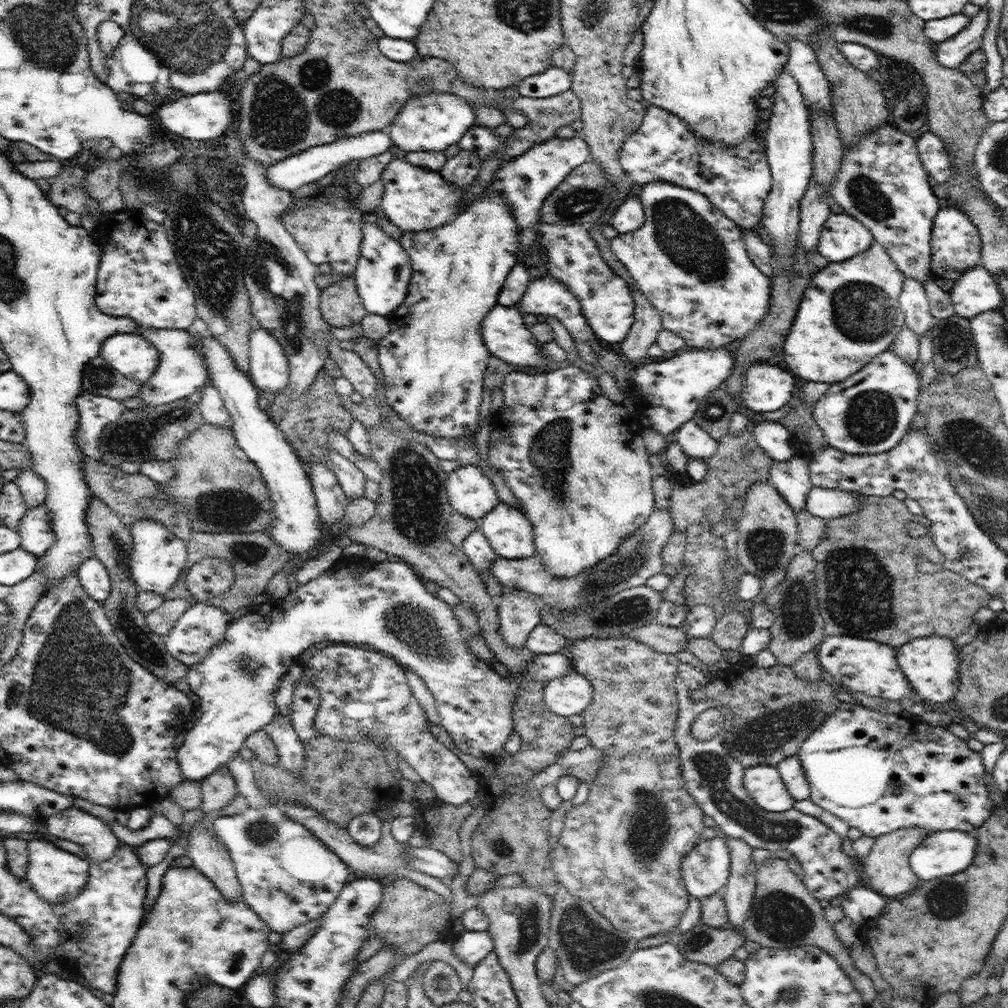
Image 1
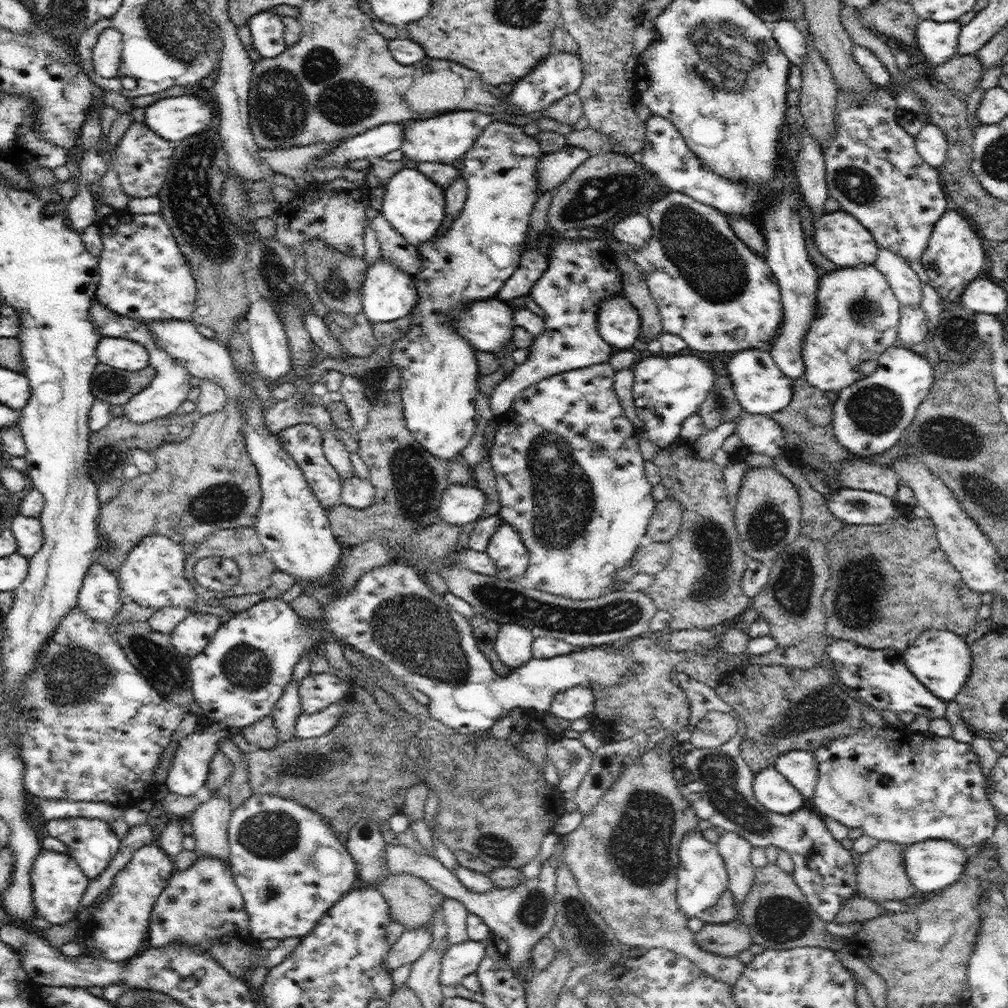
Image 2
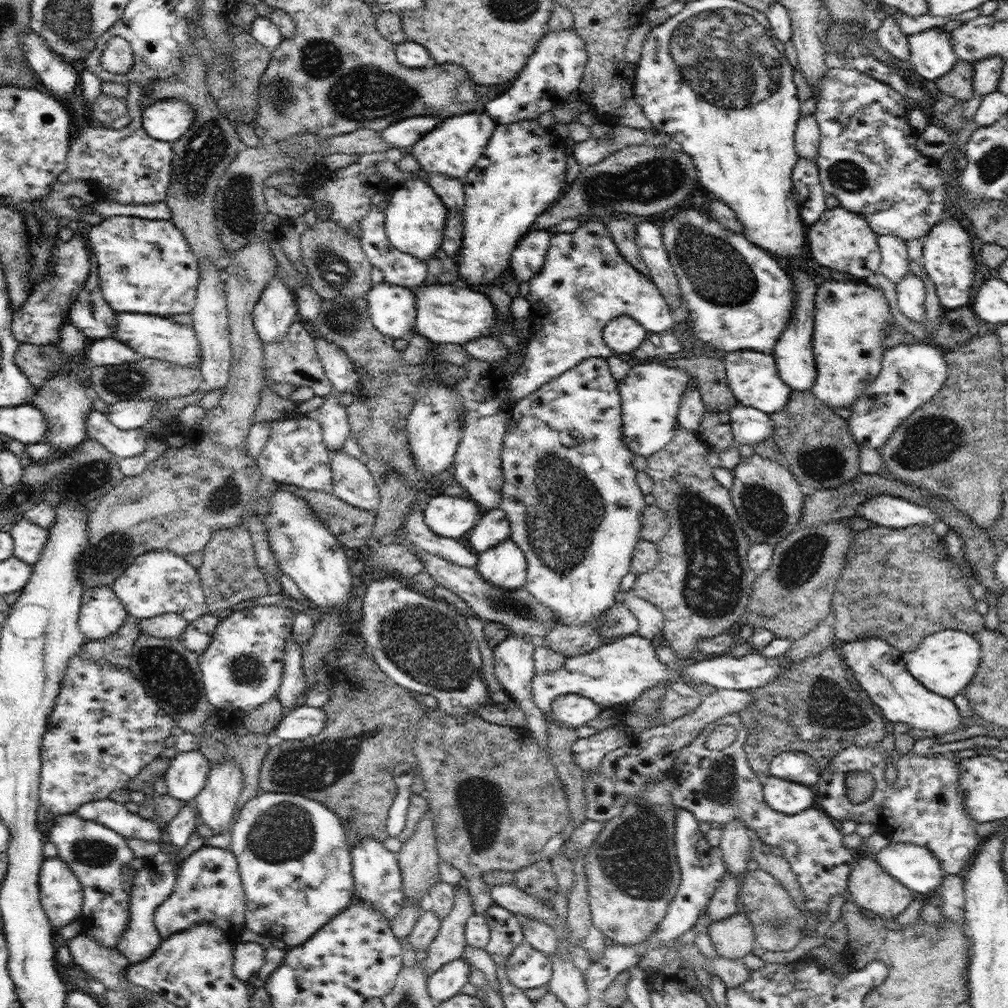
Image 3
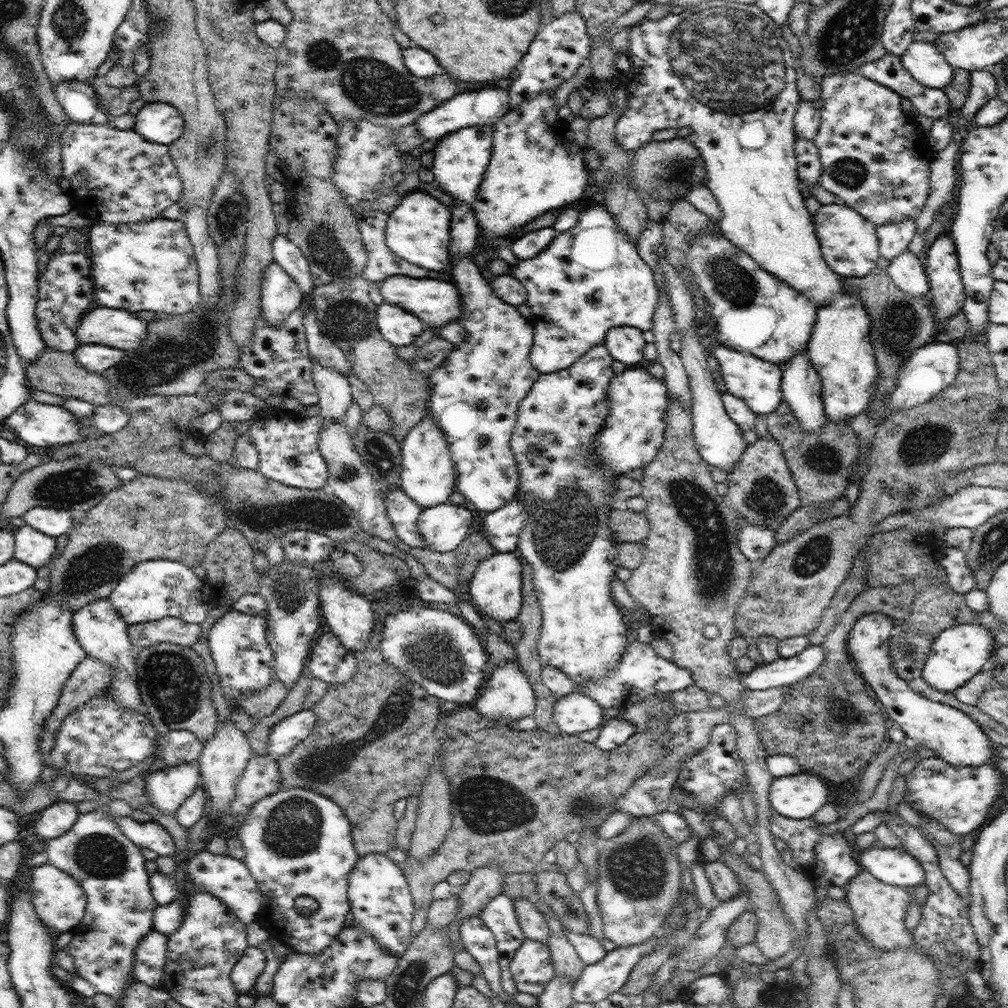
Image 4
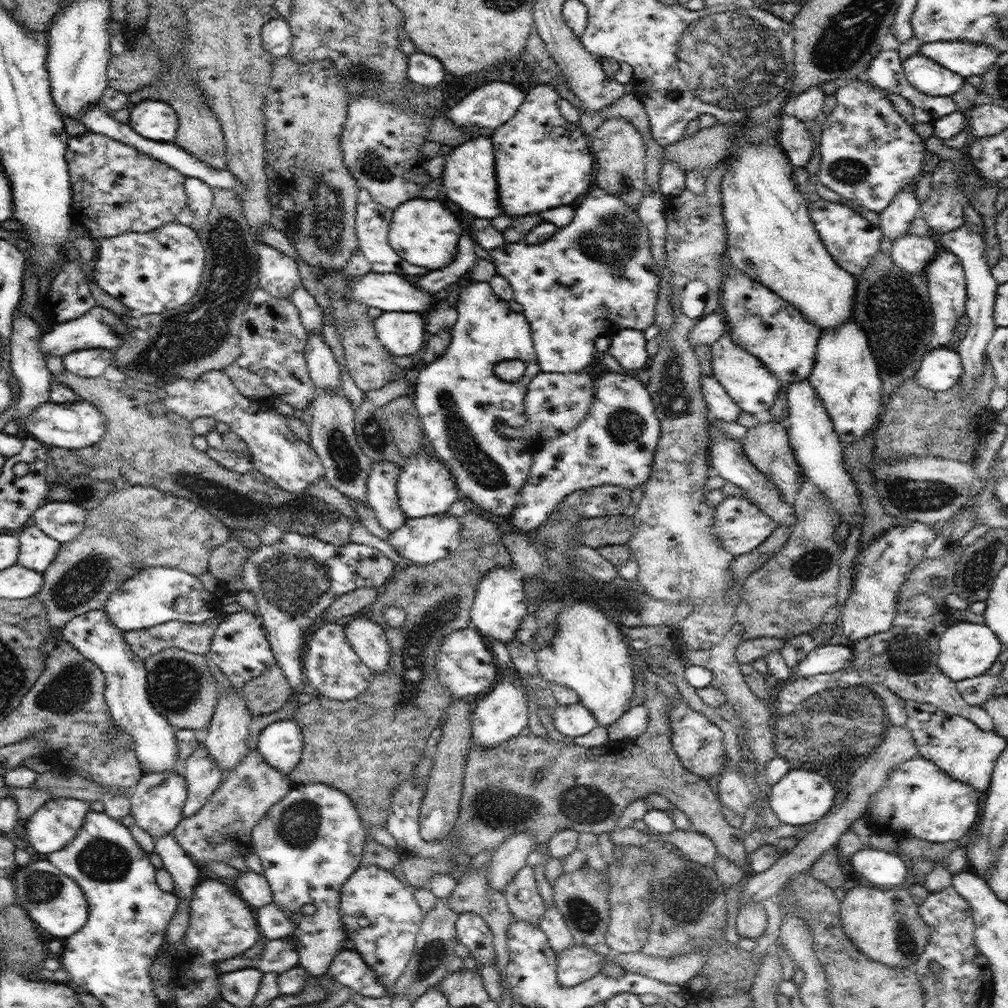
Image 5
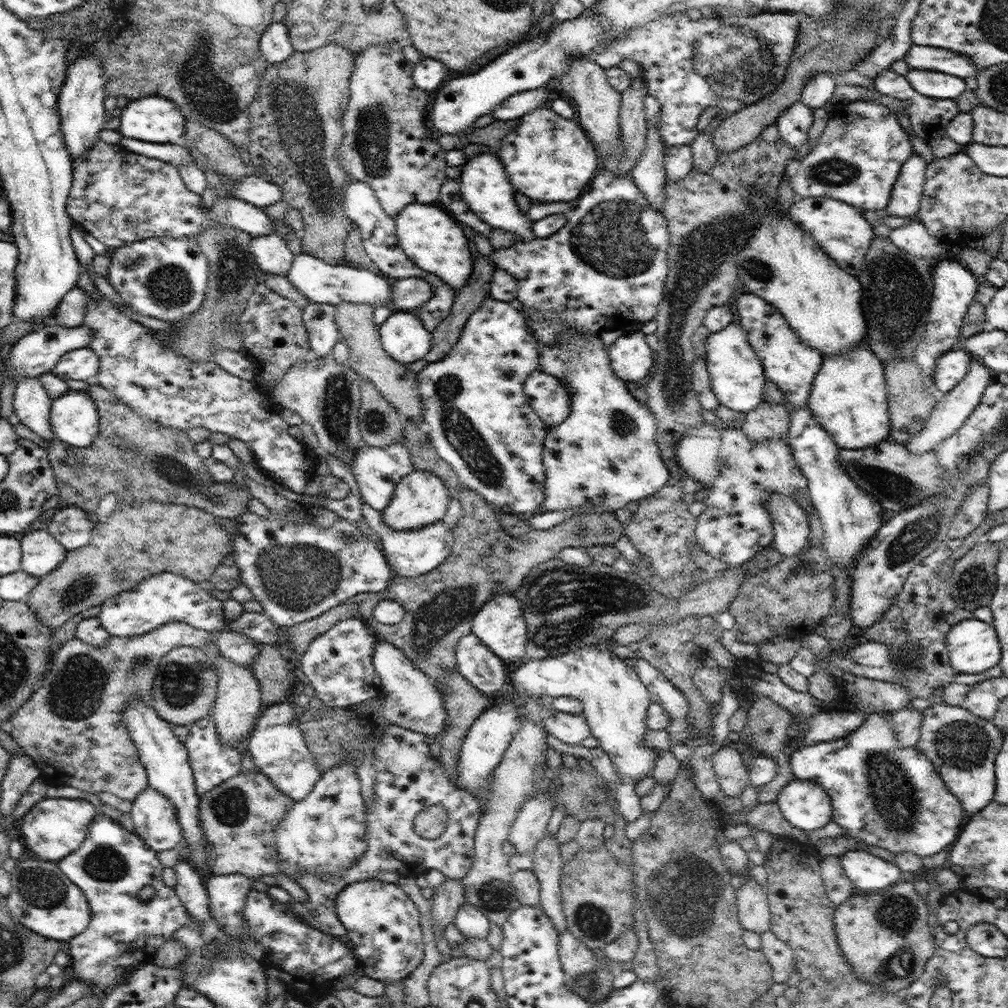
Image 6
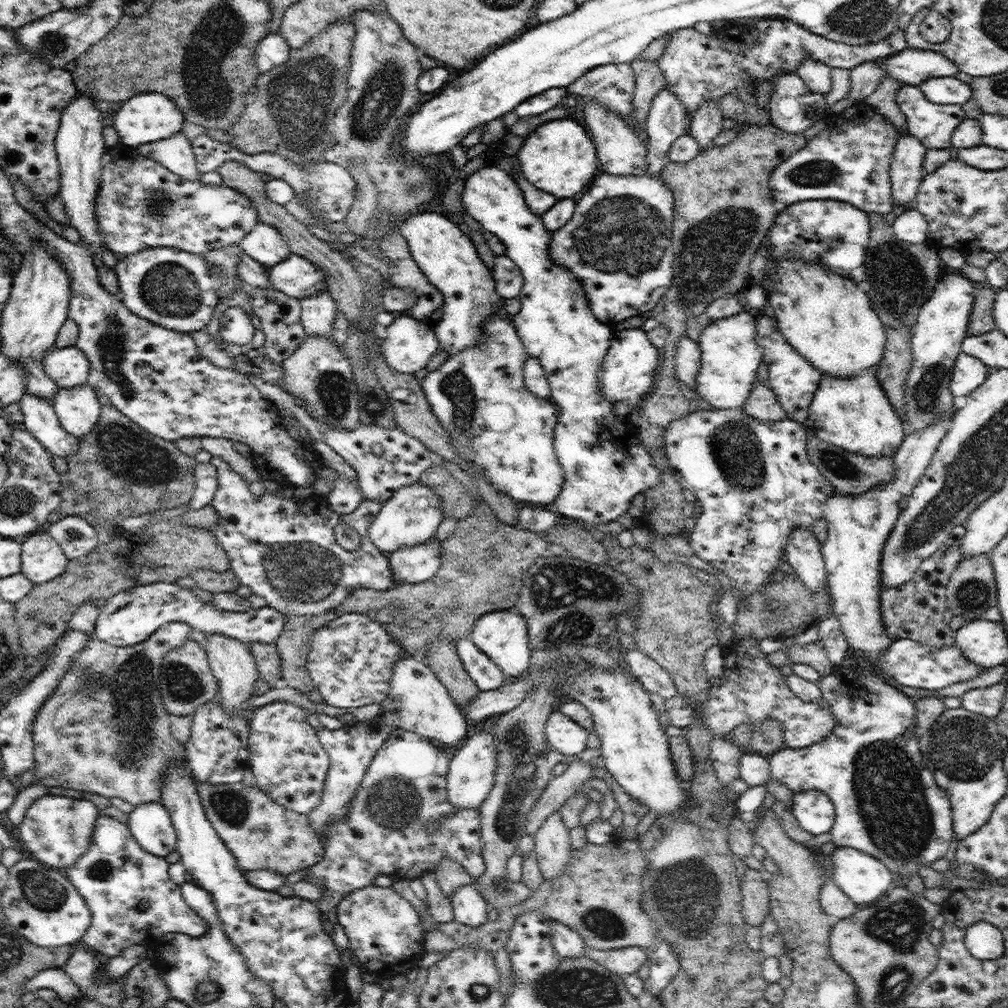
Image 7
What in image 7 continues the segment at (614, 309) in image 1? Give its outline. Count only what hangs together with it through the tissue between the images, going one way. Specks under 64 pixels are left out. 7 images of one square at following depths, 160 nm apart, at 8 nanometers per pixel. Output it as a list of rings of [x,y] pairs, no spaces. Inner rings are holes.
[[[641,327],[613,332],[600,373],[601,395],[608,402],[616,404],[623,400],[633,408],[638,407],[643,397],[651,391],[661,364],[661,350],[650,342],[646,333]]]

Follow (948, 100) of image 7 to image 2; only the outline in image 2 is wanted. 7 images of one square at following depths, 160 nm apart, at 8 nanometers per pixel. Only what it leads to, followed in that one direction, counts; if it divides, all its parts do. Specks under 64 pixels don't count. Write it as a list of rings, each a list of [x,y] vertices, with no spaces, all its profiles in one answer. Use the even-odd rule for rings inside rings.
[[[958,19],[950,22],[920,20],[915,30],[917,48],[928,62],[942,64],[957,53],[961,28]]]

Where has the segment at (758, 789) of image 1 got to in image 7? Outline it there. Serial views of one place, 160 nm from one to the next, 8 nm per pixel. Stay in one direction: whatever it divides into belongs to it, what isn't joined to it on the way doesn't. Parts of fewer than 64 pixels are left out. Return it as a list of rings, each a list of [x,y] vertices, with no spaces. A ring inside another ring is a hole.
[[[820,790],[794,792],[792,810],[801,828],[813,835],[828,833],[835,823],[834,803]]]

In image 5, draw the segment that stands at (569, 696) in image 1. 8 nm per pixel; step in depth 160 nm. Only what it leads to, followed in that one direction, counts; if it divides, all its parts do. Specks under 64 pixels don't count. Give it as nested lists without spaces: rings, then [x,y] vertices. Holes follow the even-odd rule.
[[[582,702],[568,706],[558,704],[552,712],[552,719],[560,733],[572,738],[588,734],[598,726],[596,718]]]

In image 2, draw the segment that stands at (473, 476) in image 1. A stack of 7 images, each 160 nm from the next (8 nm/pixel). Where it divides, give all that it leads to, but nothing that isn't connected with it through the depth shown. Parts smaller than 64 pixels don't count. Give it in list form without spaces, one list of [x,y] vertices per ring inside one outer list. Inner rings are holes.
[[[475,482],[466,486],[465,484],[449,484],[442,493],[441,503],[439,504],[439,519],[446,524],[464,526],[468,522],[475,521],[486,506],[486,497],[478,489]]]

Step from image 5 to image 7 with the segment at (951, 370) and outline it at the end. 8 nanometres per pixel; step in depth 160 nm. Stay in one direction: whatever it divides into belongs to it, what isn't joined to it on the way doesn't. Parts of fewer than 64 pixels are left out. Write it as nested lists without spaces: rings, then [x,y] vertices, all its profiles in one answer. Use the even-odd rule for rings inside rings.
[[[965,352],[958,354],[950,379],[950,390],[954,396],[968,396],[988,378],[990,368],[974,356]]]

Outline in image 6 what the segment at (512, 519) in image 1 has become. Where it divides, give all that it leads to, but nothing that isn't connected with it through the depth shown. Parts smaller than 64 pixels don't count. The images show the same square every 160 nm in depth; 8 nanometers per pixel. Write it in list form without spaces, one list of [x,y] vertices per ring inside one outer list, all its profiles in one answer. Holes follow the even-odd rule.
[[[498,591],[498,595],[494,595],[474,616],[471,631],[492,650],[492,653],[507,664],[517,662],[526,656],[527,623],[522,611],[522,605],[520,605],[515,593]]]

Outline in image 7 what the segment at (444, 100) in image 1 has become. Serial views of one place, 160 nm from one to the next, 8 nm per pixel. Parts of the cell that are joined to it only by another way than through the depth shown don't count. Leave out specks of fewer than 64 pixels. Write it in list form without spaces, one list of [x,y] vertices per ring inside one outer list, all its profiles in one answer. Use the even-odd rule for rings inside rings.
[[[484,165],[466,177],[461,201],[467,216],[480,222],[484,232],[494,234],[502,241],[507,257],[519,266],[523,274],[523,287],[518,295],[521,309],[512,316],[511,321],[529,356],[537,358],[543,366],[551,388],[551,398],[558,407],[554,450],[562,465],[565,481],[552,508],[562,520],[582,520],[596,526],[616,520],[624,514],[636,494],[644,493],[660,482],[660,471],[653,465],[652,457],[641,443],[637,425],[632,423],[629,416],[625,418],[615,414],[613,408],[616,404],[608,402],[601,395],[600,373],[614,328],[594,316],[584,289],[571,270],[552,260],[548,245],[553,233],[543,225],[543,218],[530,210],[522,194],[513,176],[495,165]]]

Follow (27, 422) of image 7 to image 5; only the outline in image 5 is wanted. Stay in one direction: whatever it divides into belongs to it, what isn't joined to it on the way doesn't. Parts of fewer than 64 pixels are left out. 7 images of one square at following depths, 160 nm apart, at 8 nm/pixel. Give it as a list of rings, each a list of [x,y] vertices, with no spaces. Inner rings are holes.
[[[17,308],[13,312],[13,329],[11,334],[11,374],[20,383],[20,398],[14,406],[16,417],[27,418],[44,402],[50,400],[53,384],[52,372],[46,367],[46,357],[39,351],[39,342],[43,332],[33,317],[22,315]]]

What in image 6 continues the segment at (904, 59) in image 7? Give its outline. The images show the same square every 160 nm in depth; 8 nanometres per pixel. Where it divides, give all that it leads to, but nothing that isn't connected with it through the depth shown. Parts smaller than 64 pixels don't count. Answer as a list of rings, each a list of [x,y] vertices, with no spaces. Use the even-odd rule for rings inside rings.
[[[913,44],[904,58],[907,62],[906,68],[935,70],[963,79],[968,76],[976,77],[978,74],[977,66],[969,59],[969,56],[938,46]]]

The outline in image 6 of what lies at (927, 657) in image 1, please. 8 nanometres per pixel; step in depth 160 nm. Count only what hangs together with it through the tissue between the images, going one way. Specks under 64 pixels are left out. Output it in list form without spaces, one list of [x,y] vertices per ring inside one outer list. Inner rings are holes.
[[[962,620],[946,635],[948,660],[957,674],[986,672],[1000,663],[1001,646],[992,623]]]

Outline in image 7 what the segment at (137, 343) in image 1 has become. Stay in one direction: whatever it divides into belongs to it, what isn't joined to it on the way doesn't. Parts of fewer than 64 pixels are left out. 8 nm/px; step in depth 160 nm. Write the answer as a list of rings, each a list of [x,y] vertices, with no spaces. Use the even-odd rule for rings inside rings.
[[[75,345],[56,347],[47,352],[44,369],[60,389],[72,388],[88,382],[90,361]]]

